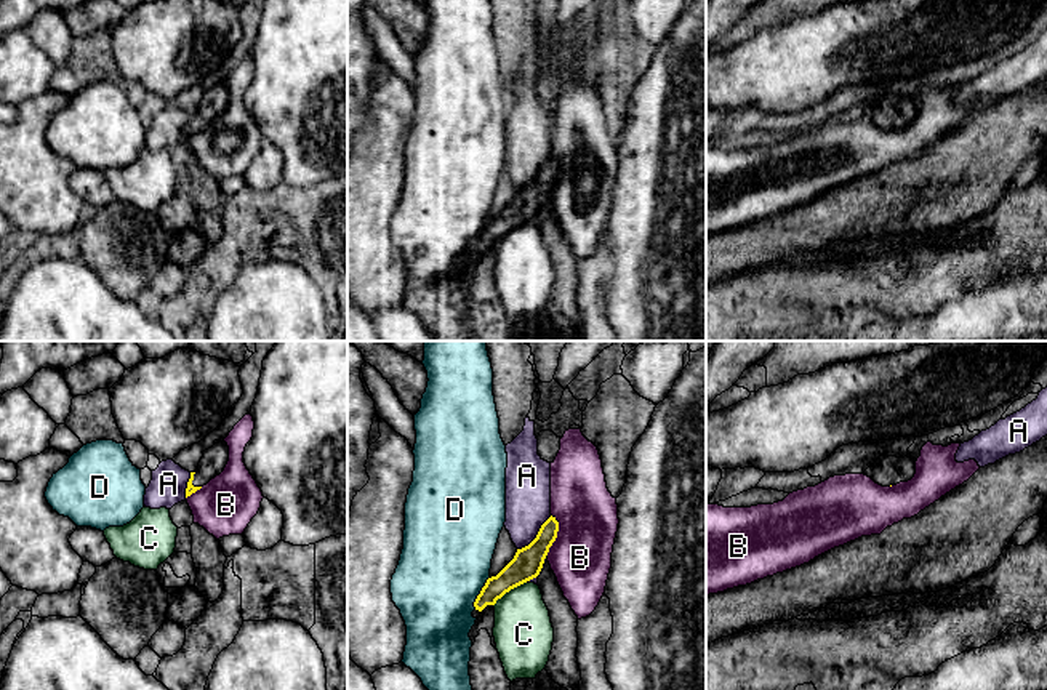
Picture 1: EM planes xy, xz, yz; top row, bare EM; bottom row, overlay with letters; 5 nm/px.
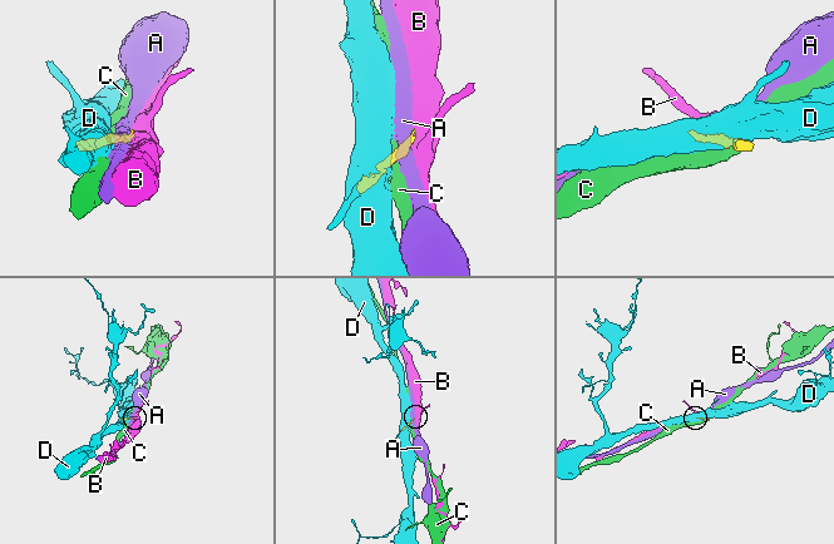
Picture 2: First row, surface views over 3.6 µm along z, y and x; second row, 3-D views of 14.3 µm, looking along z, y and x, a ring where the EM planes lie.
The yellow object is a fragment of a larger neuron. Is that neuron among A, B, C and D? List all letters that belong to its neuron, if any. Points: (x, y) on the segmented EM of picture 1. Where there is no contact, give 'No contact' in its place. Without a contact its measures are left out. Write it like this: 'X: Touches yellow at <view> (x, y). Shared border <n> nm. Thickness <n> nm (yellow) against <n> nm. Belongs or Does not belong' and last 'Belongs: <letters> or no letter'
A: Touches yellow at xz (537, 535). Shared border 240 nm. Thickness 150 nm (yellow) against 220 nm. Does not belong
B: Touches yellow at xz (556, 535). Shared border 220 nm. Thickness 150 nm (yellow) against 300 nm. Does not belong
C: Touches yellow at xz (508, 591). Shared border 200 nm. Thickness 150 nm (yellow) against 300 nm. Does not belong
D: Touches yellow at xz (481, 593). Shared border 180 nm. Thickness 140 nm (yellow) against 460 nm. Does not belong
Belongs: no letter

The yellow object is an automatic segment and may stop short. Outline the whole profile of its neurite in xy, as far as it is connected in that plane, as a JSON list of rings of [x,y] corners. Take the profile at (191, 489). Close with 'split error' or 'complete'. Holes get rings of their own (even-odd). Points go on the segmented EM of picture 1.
[[[226,442],[215,443],[211,448],[203,451],[203,456],[186,488],[186,498],[207,485],[211,479],[219,475],[229,461],[229,447]]]; split error

